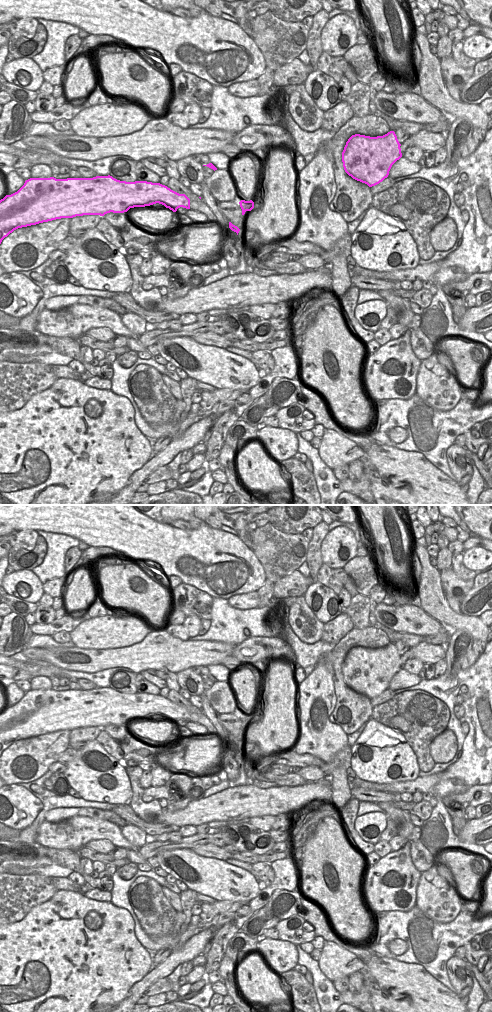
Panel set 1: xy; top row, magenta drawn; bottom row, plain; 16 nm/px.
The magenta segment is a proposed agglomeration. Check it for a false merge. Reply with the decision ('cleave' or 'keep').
keep

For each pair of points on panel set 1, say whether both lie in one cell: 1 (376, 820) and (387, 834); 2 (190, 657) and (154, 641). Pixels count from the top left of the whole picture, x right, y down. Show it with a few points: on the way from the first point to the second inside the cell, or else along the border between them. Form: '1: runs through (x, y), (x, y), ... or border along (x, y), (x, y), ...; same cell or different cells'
1: border along (386, 828), (379, 840); different cells
2: runs through (181, 655), (174, 655), (163, 650); same cell

